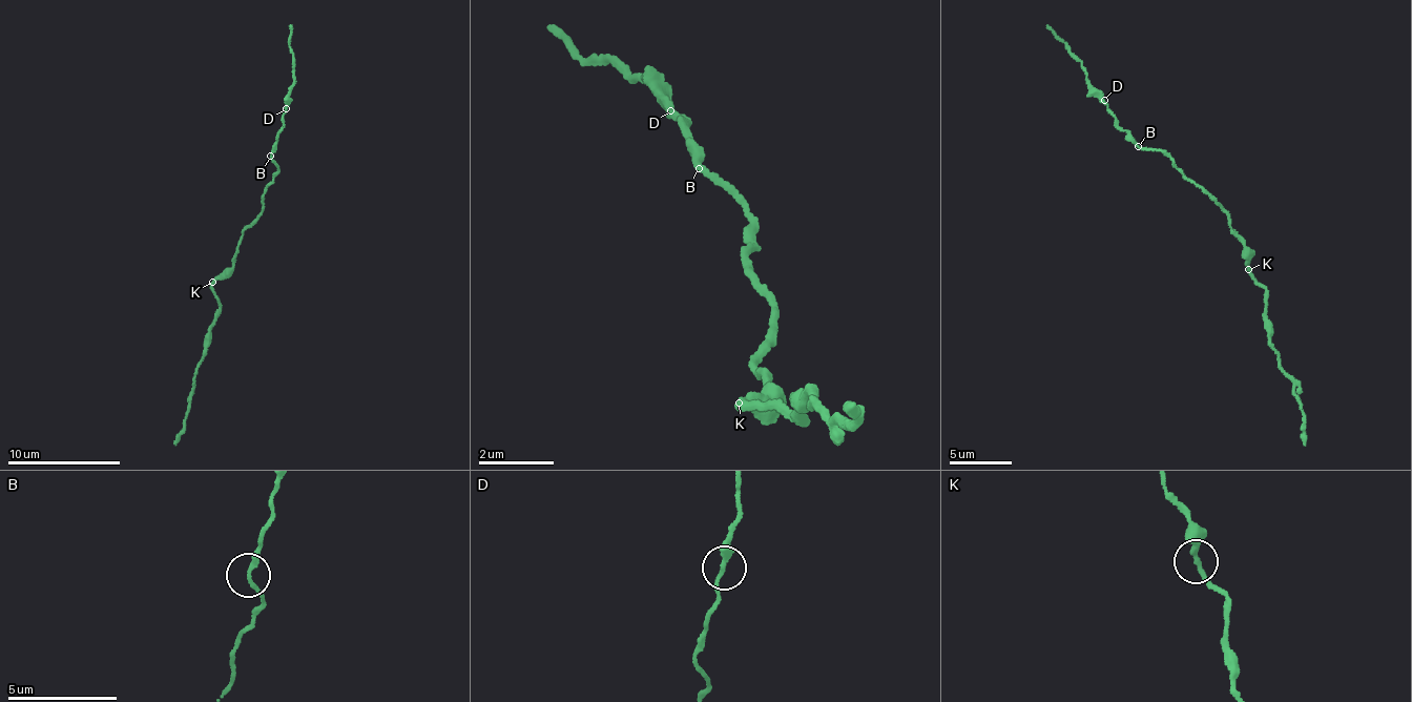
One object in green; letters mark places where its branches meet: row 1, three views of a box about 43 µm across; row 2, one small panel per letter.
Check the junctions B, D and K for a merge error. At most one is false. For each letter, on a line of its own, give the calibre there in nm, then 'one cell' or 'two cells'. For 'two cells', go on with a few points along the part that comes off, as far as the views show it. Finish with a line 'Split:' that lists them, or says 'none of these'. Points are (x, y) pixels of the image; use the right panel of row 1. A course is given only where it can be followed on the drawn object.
B: 190 nm thick; one cell
D: 260 nm thick; one cell
K: 240 nm thick; one cell
Split: none of these

